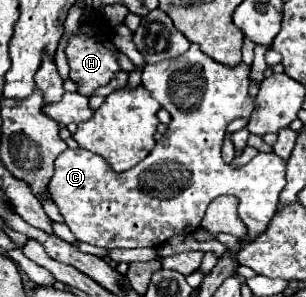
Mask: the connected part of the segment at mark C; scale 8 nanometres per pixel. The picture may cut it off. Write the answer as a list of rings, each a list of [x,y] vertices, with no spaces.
[[[190,44],[190,48],[176,60],[162,60],[154,66],[144,66],[142,84],[152,92],[152,96],[172,114],[172,122],[168,124],[168,132],[156,142],[154,150],[138,162],[134,168],[126,172],[112,172],[106,160],[94,152],[84,148],[68,148],[56,158],[54,176],[50,178],[48,192],[52,202],[58,206],[64,216],[64,224],[72,230],[78,242],[94,244],[100,248],[140,248],[140,246],[160,246],[168,238],[176,234],[194,232],[208,208],[208,204],[222,196],[232,194],[240,200],[238,214],[242,222],[248,226],[248,236],[258,236],[264,232],[276,212],[278,196],[286,186],[286,164],[288,160],[280,160],[273,152],[259,152],[241,170],[234,170],[230,164],[222,160],[220,148],[224,142],[226,126],[238,118],[250,118],[254,108],[254,100],[248,96],[248,74],[250,66],[240,62],[236,66],[220,64],[200,52],[198,44]]]

